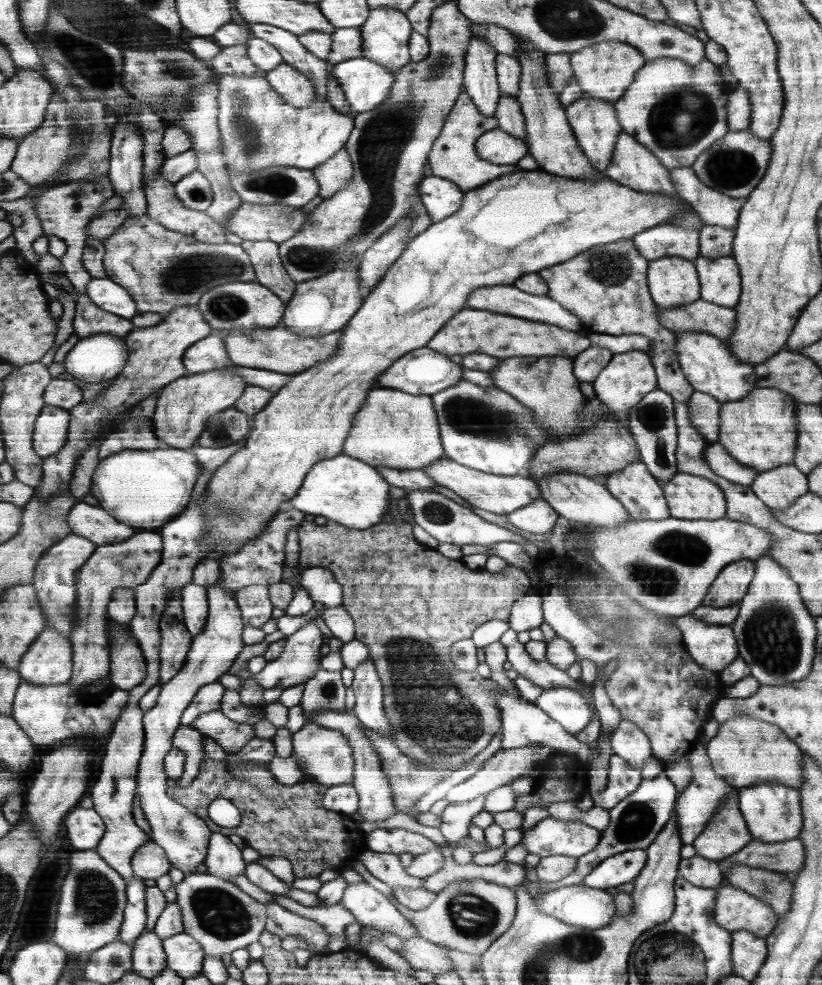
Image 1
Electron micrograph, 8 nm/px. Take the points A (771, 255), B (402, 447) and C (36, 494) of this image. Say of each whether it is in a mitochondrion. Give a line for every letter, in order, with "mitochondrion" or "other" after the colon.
A: other
B: other
C: other

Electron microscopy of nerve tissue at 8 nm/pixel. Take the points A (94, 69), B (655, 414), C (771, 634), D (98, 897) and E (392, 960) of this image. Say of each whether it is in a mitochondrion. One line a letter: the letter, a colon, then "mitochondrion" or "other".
A: mitochondrion
B: mitochondrion
C: mitochondrion
D: mitochondrion
E: other

